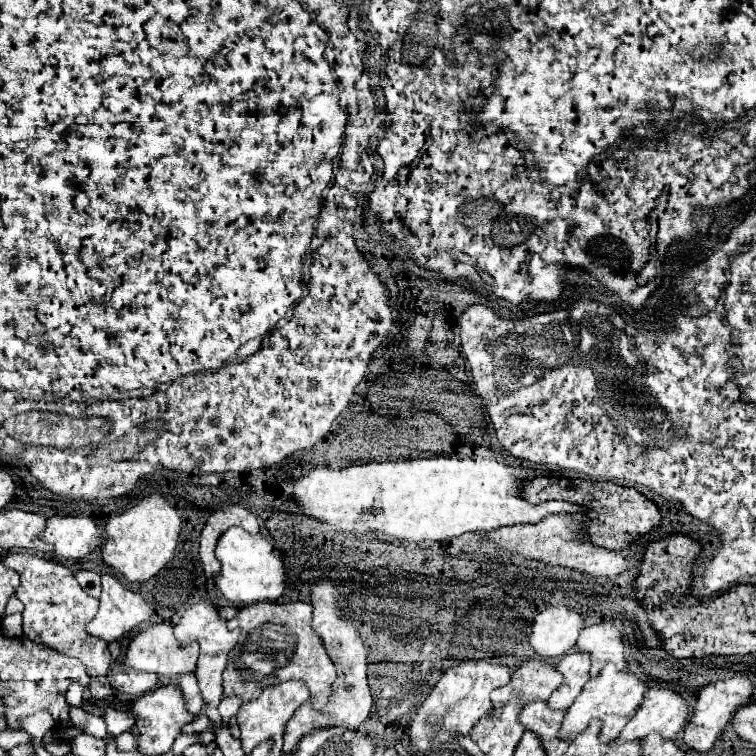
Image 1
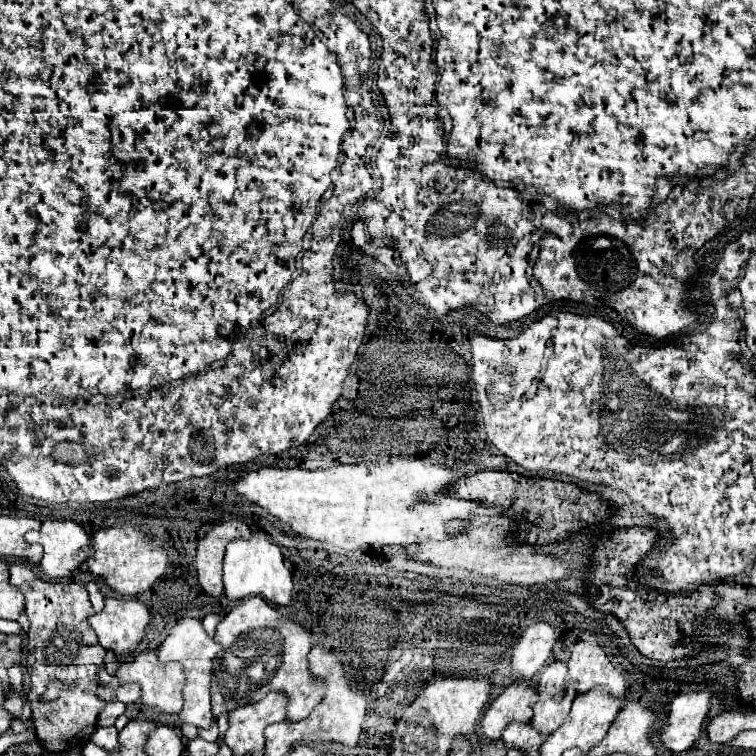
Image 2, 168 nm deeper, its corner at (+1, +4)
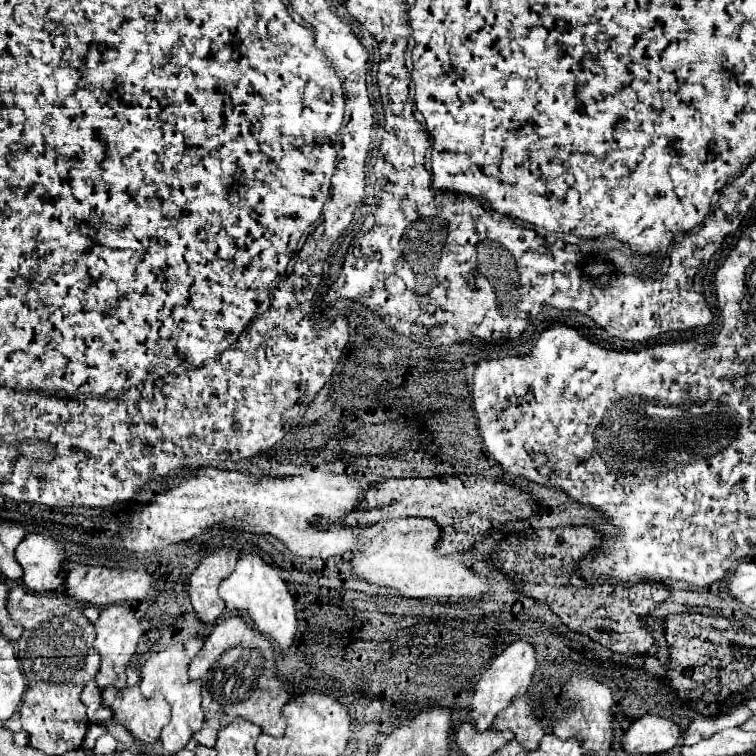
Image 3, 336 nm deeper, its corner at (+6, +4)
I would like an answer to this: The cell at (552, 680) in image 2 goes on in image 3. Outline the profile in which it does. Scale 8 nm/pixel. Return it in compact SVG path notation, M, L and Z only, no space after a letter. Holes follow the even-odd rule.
M519 696L509 708L505 708L493 722L493 730L511 730L515 734L515 740L525 750L535 750L545 736L543 728L539 726L537 718L531 714L529 696Z

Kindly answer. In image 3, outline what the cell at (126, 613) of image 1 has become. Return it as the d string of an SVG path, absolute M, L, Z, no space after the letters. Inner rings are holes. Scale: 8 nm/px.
M107 606L101 610L99 620L95 622L95 630L97 630L97 638L95 638L95 650L101 656L101 668L99 674L95 676L95 684L99 690L107 688L107 686L115 686L117 690L125 688L125 668L131 660L131 656L135 654L139 636L141 636L141 626L137 622L137 618L133 616L133 610L127 606Z

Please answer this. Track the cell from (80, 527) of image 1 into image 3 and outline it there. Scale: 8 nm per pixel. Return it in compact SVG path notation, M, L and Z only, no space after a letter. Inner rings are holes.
M27 534L15 548L15 558L23 568L21 584L31 592L55 592L63 580L63 544L41 534Z

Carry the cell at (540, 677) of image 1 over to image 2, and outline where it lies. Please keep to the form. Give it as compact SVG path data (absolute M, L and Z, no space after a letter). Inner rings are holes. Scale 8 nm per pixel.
M510 684L506 686L500 696L492 700L488 706L482 722L480 722L480 734L488 740L498 740L502 736L502 730L512 722L526 722L534 714L534 700L538 700L538 692L534 692L534 684Z

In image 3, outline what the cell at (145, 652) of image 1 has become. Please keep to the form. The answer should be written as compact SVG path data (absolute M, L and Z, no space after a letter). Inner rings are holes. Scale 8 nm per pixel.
M139 686L125 688L121 694L115 688L101 692L103 706L113 712L113 720L123 724L135 740L153 744L159 740L161 728L169 722L169 704L161 694L145 700Z

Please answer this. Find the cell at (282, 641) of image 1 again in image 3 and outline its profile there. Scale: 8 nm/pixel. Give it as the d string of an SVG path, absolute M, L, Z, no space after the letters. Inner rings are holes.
M231 616L217 624L189 664L189 678L201 680L203 684L204 722L193 738L199 744L214 747L219 728L227 726L235 718L245 718L261 726L263 734L283 736L285 720L281 710L289 702L289 684L275 676L273 664L275 648L271 640L245 622L245 618Z

